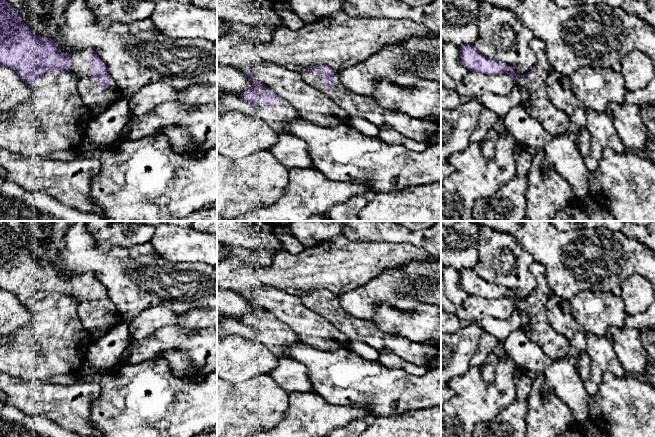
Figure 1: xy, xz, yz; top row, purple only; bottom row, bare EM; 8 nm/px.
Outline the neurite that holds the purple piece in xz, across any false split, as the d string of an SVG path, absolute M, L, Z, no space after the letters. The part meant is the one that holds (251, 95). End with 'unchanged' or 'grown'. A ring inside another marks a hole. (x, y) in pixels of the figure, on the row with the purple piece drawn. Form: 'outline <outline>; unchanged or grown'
outline M250 69L243 72L252 82L252 87L243 91L240 97L244 101L256 105L258 117L264 120L275 132L291 134L283 123L300 118L292 105L265 84L257 81Z; grown

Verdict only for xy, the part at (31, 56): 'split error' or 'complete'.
split error

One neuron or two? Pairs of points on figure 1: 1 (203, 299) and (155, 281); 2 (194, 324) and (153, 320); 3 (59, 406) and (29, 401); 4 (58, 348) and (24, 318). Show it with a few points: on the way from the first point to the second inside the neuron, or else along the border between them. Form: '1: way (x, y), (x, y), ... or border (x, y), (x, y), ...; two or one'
1: way (191, 287), (167, 283); one
2: way (184, 320), (163, 319); one
3: way (52, 401), (36, 401); one
4: border (29, 308), (32, 320), (19, 327), (10, 337); two

